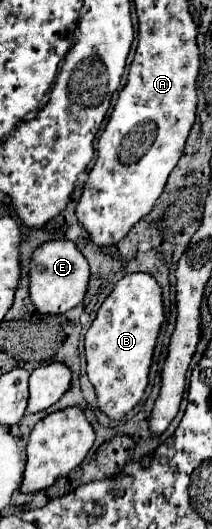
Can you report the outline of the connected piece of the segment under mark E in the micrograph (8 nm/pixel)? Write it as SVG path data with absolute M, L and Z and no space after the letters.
M52 240L48 244L42 244L32 252L30 258L30 304L42 312L42 314L64 314L70 308L78 306L86 294L90 268L82 252L76 248L76 244L68 240Z

